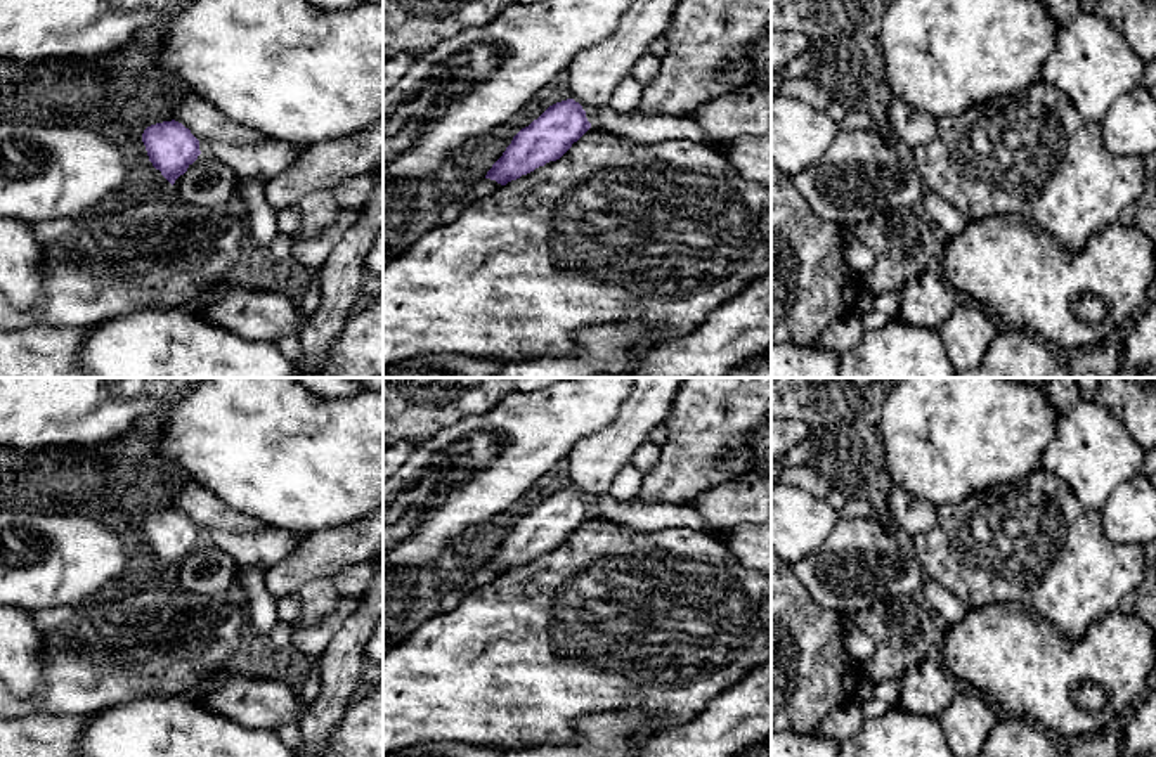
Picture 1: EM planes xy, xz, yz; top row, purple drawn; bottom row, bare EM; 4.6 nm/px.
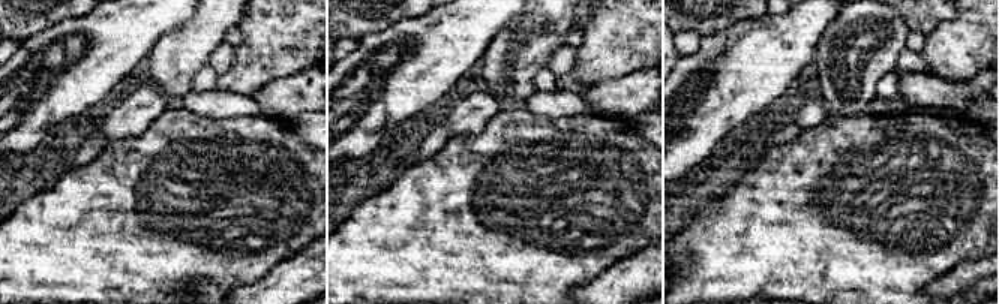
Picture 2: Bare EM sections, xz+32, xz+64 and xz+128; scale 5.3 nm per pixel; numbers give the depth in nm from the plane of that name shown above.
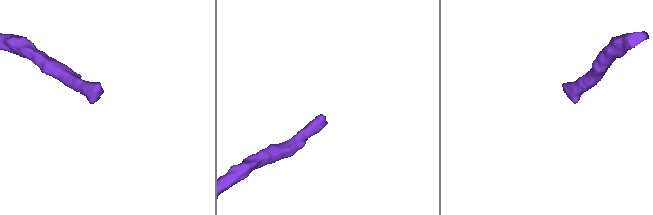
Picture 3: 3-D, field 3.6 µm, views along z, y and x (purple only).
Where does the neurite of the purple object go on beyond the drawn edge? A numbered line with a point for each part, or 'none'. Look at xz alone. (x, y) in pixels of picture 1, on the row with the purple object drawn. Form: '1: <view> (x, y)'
1: xz (593, 75)

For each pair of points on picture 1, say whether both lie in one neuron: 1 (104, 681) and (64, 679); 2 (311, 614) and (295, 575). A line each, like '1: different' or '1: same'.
1: same
2: different

